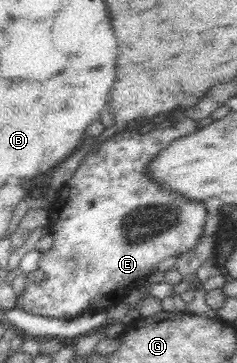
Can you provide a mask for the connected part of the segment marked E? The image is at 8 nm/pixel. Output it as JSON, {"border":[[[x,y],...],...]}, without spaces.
{"border":[[[179,116],[173,124],[120,131],[104,140],[96,152],[89,151],[72,177],[58,189],[57,197],[50,206],[48,226],[54,240],[50,248],[39,252],[37,268],[44,272],[44,280],[34,282],[31,272],[28,274],[29,282],[17,297],[17,308],[36,316],[60,320],[72,320],[88,310],[107,309],[137,288],[160,262],[191,251],[202,238],[207,215],[204,204],[190,202],[188,198],[180,198],[178,194],[164,190],[149,178],[147,164],[170,142],[198,130],[198,122]]]}

